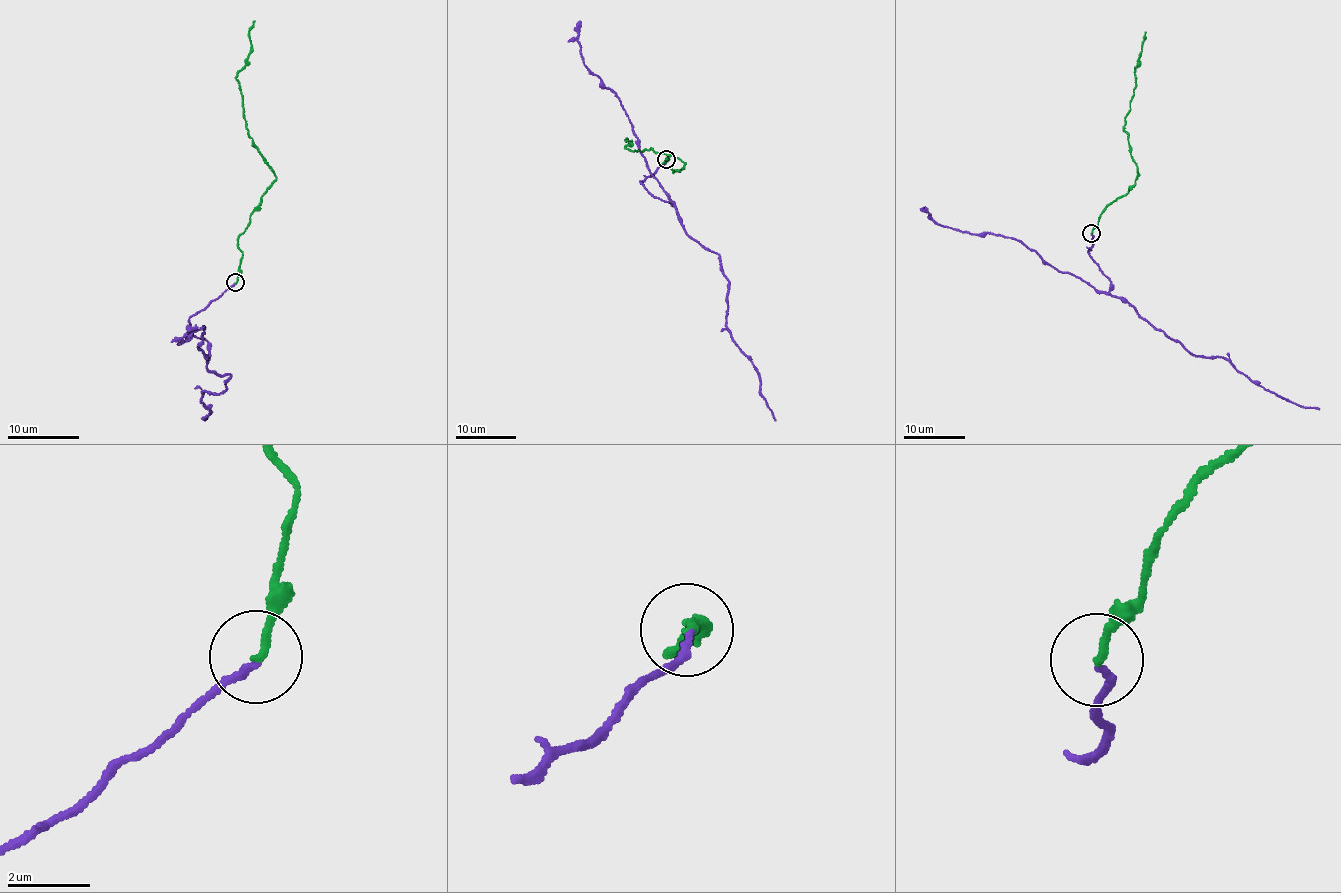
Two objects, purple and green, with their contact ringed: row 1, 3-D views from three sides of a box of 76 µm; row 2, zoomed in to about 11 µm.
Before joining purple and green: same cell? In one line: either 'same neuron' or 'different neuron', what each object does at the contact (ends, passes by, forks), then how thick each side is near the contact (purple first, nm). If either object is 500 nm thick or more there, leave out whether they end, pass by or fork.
same neuron | purple ends | green ends | 160/190 nm

